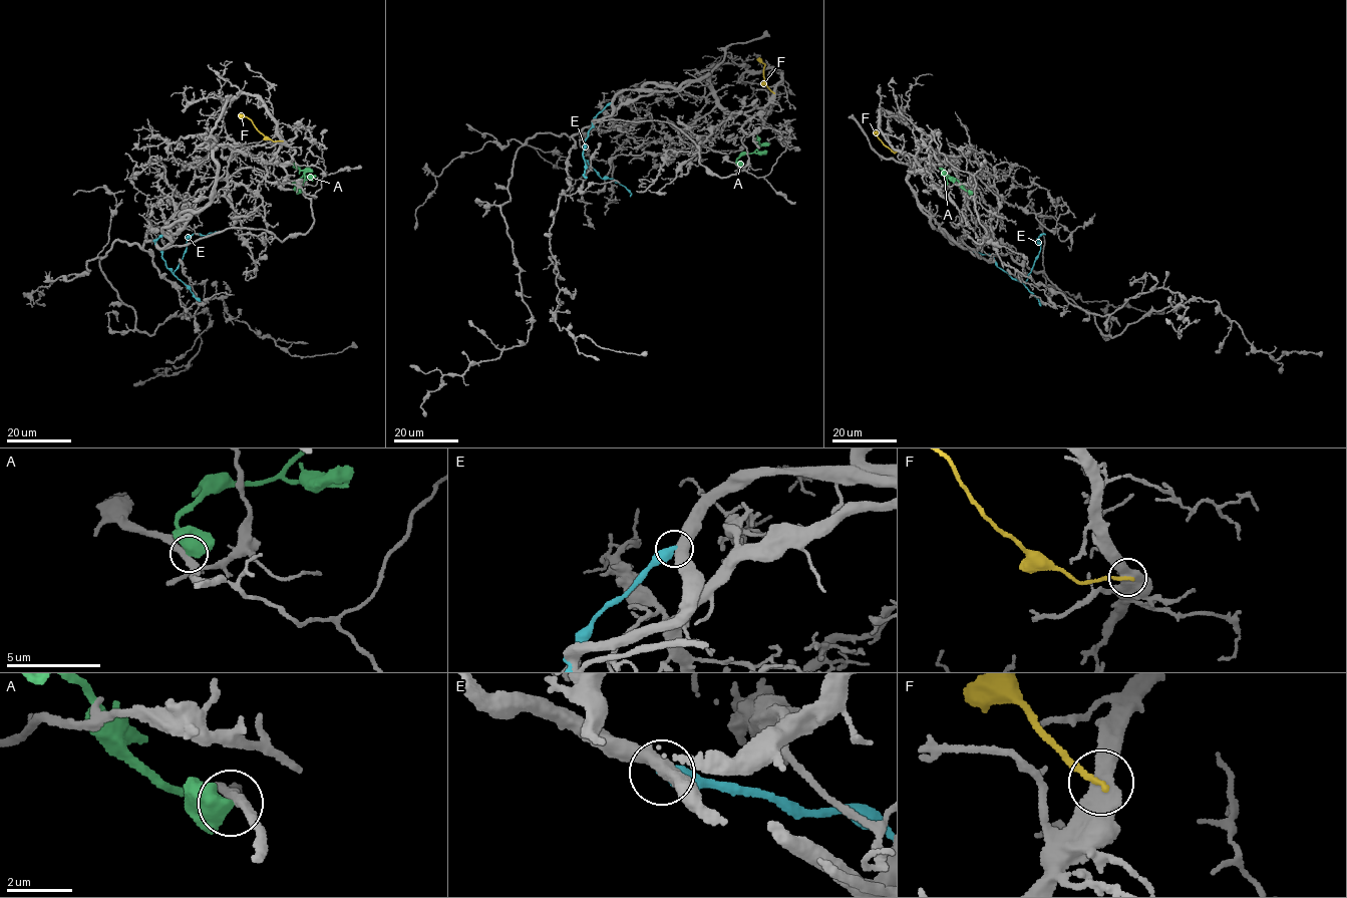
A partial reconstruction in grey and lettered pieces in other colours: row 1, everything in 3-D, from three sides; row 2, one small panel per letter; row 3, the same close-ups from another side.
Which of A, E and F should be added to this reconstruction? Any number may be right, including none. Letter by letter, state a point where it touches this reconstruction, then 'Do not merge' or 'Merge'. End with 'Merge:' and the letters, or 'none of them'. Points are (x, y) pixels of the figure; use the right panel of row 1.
A: Touches grey at (973, 193). Do not merge
E: Touches grey at (969, 250). Do not merge
F: Touches grey at (897, 152). Do not merge
Merge: none of them

